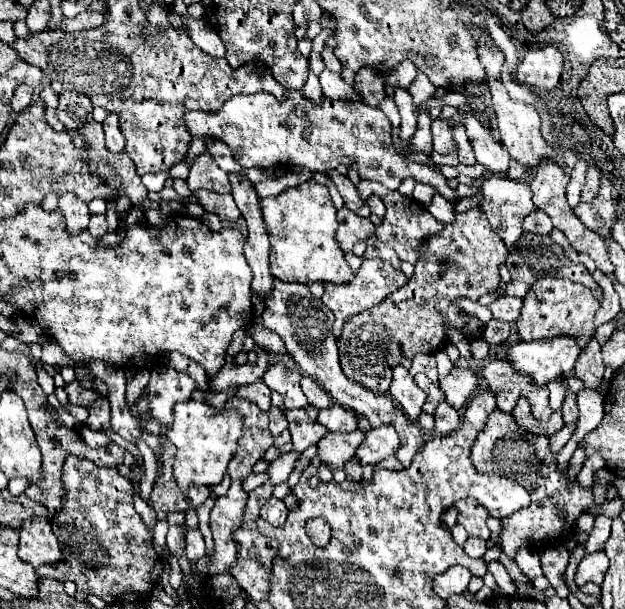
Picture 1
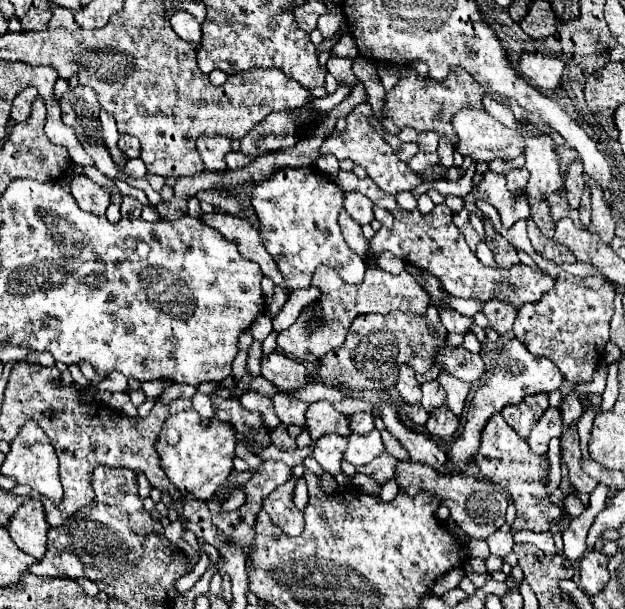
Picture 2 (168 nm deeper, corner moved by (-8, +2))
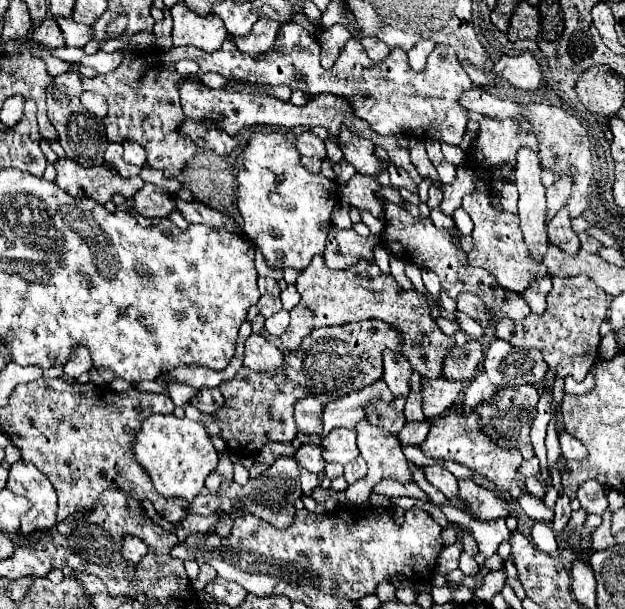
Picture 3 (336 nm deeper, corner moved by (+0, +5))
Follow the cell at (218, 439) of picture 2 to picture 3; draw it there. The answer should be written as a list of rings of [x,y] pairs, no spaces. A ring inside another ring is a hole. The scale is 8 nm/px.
[[[150,415],[142,421],[142,429],[134,439],[134,459],[146,469],[156,491],[170,499],[180,497],[192,501],[204,493],[206,477],[216,469],[218,451],[214,449],[210,435],[202,423],[176,415]]]

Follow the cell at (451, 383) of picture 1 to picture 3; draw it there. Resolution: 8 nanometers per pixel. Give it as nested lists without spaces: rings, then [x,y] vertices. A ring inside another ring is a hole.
[[[422,379],[422,411],[426,417],[438,417],[446,409],[454,407],[454,401],[458,399],[462,391],[460,381],[448,381],[448,379]]]

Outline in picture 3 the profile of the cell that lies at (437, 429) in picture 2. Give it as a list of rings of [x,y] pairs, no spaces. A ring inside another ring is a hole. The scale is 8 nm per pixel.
[[[428,421],[406,423],[406,425],[398,431],[396,437],[402,441],[402,445],[414,445],[414,447],[418,447],[418,445],[426,439],[428,429],[430,429],[430,423],[428,423]]]

